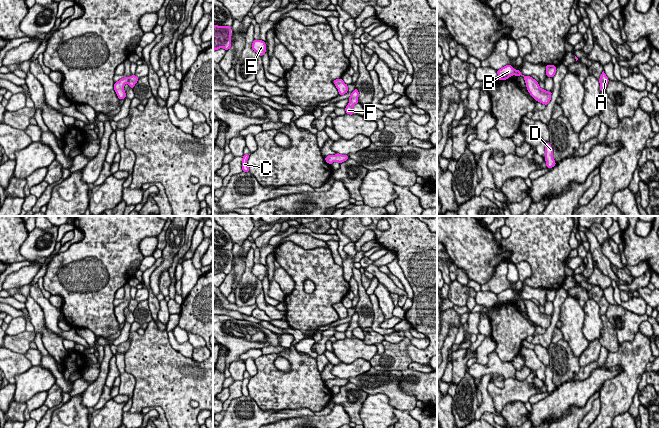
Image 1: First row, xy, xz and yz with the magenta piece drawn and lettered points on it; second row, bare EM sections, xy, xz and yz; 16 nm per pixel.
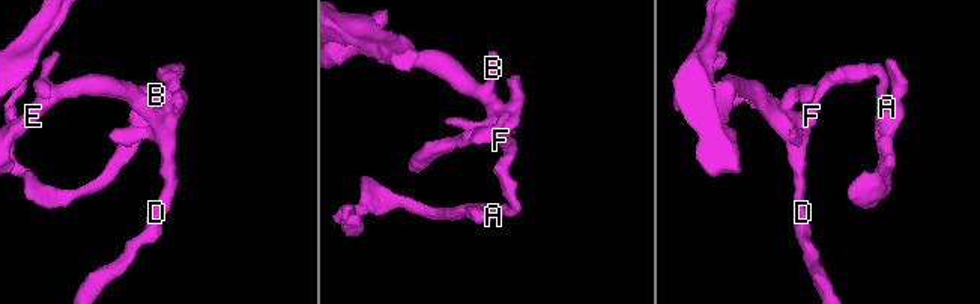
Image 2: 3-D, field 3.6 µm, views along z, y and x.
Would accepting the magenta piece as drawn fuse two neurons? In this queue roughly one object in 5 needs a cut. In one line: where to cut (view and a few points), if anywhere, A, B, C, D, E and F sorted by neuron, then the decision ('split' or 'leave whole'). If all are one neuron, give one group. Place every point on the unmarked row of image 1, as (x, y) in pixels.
no cut | A B C D E F | leave whole

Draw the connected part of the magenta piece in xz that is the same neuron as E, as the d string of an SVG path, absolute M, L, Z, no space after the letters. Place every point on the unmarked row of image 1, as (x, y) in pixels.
M254 263L251 271L260 280L263 280L266 276L266 267L262 264L255 264Z

